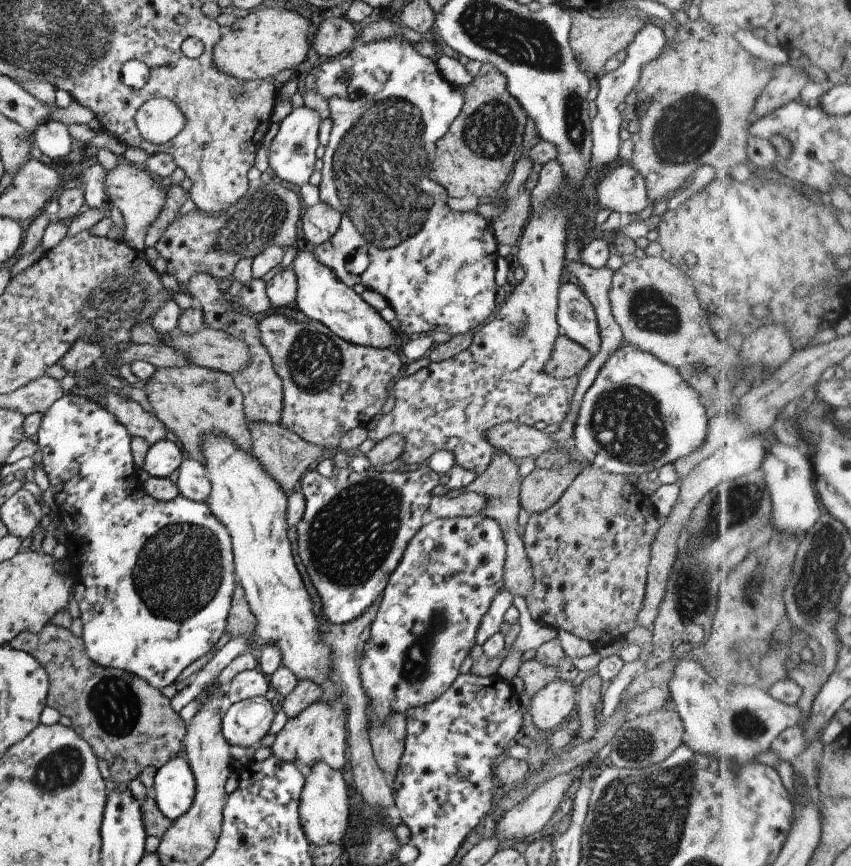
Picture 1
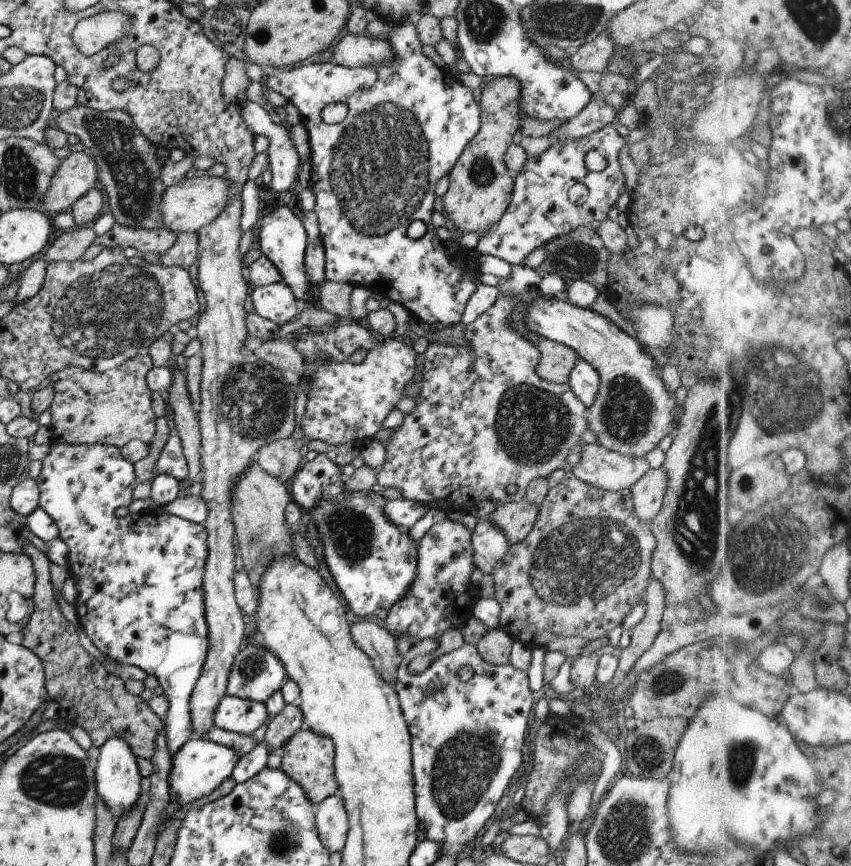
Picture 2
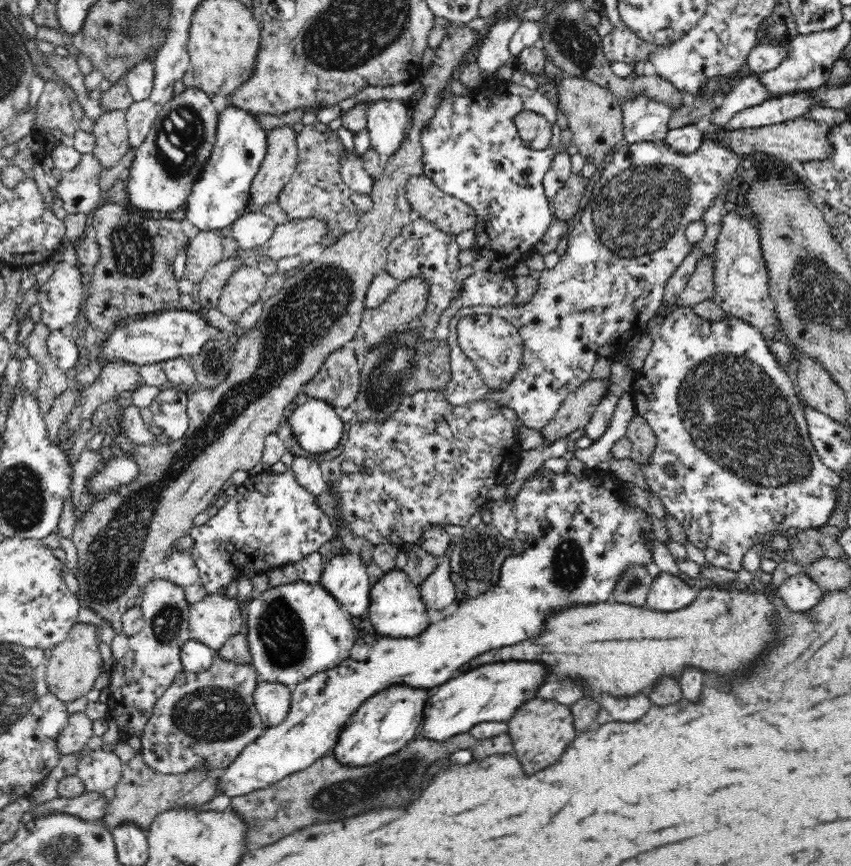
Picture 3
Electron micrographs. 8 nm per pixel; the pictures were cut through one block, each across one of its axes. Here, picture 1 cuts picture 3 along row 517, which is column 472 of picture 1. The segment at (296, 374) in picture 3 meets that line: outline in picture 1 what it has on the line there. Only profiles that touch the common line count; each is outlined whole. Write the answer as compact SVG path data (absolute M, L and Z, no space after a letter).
M498 70L490 71L483 76L476 75L470 84L460 88L460 92L464 96L462 110L454 118L448 132L437 143L431 177L447 190L448 197L478 196L481 201L492 200L506 186L515 162L521 154L528 116L518 104L518 100L508 92L505 74Z

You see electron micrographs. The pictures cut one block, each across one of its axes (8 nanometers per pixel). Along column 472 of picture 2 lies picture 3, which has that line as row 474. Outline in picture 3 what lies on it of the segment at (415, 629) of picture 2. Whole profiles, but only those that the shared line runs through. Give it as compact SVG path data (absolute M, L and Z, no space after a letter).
M585 471L580 478L574 477L571 473L564 472L564 474L546 474L546 476L535 476L533 473L528 480L524 481L523 488L518 491L518 494L514 498L514 506L516 508L515 517L517 518L517 530L516 538L522 540L524 550L518 555L512 555L505 559L501 566L501 573L499 581L491 586L484 594L481 594L477 598L467 599L458 606L458 610L450 616L445 616L438 622L429 623L426 630L422 631L416 637L412 638L392 638L375 633L374 636L364 636L364 638L358 637L354 641L354 646L350 649L350 656L346 658L342 664L335 666L330 670L317 672L311 678L308 678L305 682L297 684L292 688L291 692L291 708L288 716L282 723L278 723L275 727L266 728L255 742L252 742L249 746L246 746L242 753L234 758L233 762L224 770L222 770L222 776L220 782L218 782L218 788L216 788L216 794L226 793L228 797L232 798L240 796L241 794L253 793L255 790L260 790L281 781L282 778L289 774L304 770L311 764L314 764L318 758L323 757L330 749L334 748L337 744L339 734L342 732L344 725L348 722L350 716L354 715L354 712L364 704L364 701L382 690L386 690L388 686L394 686L394 684L406 684L406 686L418 686L424 690L432 688L432 686L440 686L442 682L448 682L452 676L460 674L460 668L464 664L468 664L472 658L488 652L488 650L496 650L496 648L504 648L504 646L512 646L516 642L522 642L522 640L528 640L528 638L536 638L544 632L544 622L548 616L552 616L554 612L560 612L560 610L566 610L570 606L578 606L578 604L598 604L606 602L612 599L612 591L615 584L619 581L620 575L624 574L624 571L631 564L643 564L647 565L648 562L652 562L653 556L650 552L651 540L645 540L648 535L652 535L651 524L647 519L646 512L640 507L635 505L628 505L628 495L624 493L625 483L621 480L617 480L614 473L608 474L606 471Z

